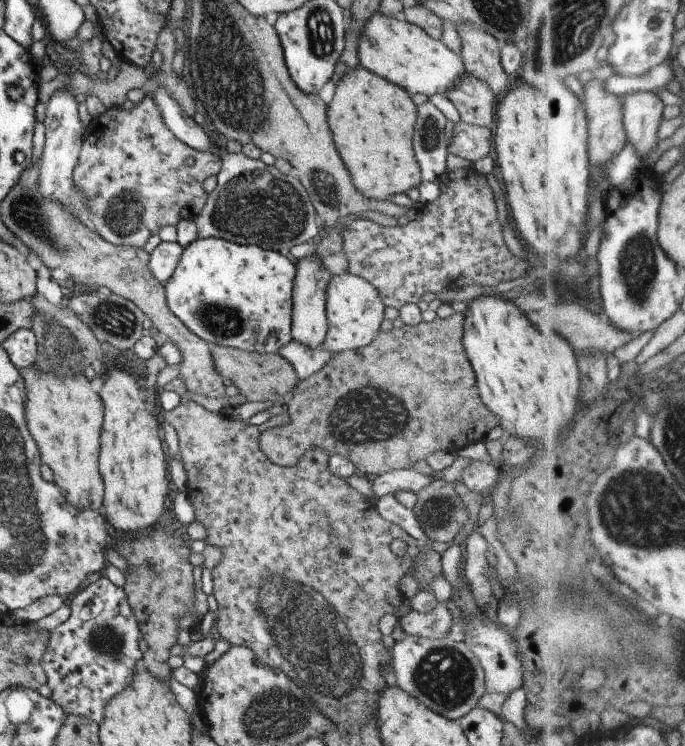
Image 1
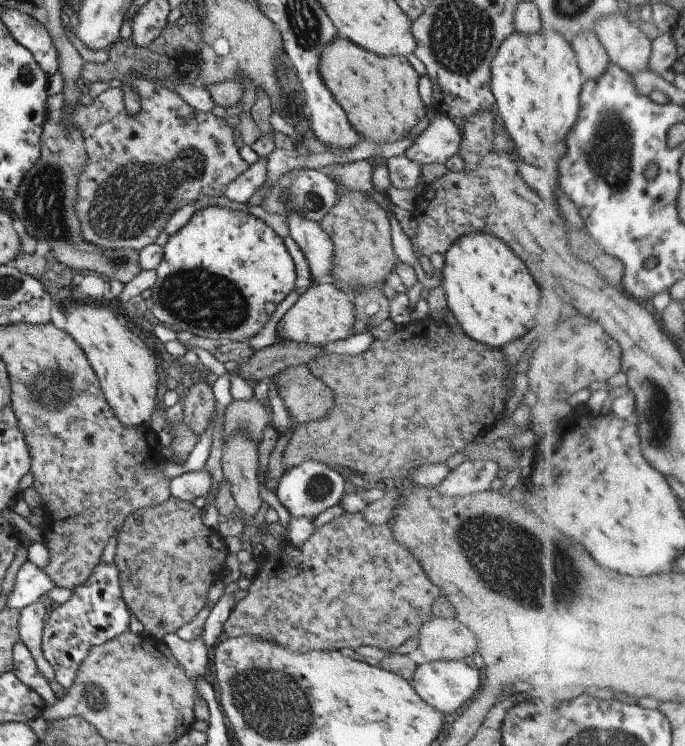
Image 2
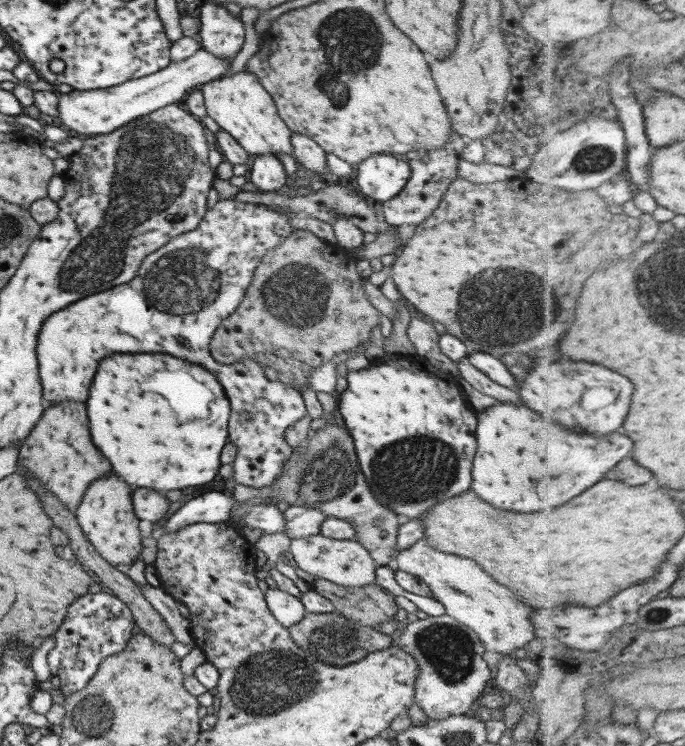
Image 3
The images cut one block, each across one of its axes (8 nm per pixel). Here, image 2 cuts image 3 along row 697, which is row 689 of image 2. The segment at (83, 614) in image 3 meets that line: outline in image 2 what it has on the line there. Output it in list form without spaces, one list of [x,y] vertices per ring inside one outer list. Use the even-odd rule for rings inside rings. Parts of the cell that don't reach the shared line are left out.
[[[99,562],[87,580],[71,592],[69,600],[49,612],[40,641],[42,656],[64,690],[71,686],[79,664],[87,657],[90,649],[128,631],[131,616],[120,596],[118,571],[113,564]]]

